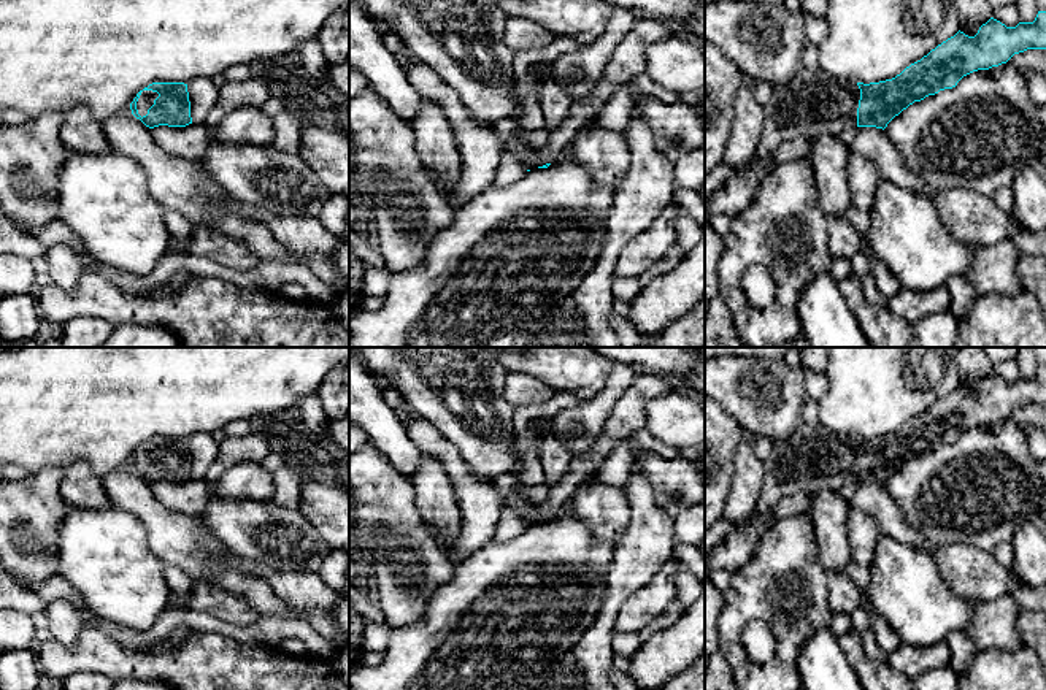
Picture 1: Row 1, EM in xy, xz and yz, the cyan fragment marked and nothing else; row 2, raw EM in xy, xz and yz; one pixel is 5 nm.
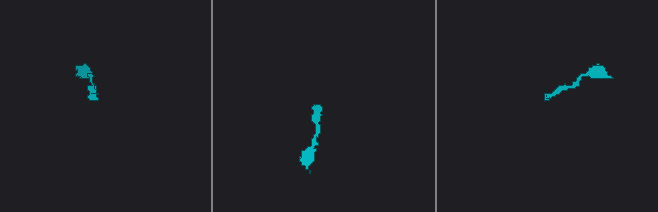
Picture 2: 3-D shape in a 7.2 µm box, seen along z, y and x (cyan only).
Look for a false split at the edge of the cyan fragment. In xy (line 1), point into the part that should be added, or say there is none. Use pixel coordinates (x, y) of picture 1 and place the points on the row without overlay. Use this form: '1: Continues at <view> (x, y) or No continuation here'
1: Continues at xy (146, 454)

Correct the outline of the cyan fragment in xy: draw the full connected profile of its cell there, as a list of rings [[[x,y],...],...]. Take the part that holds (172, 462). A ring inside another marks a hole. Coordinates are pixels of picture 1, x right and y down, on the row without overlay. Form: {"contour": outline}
{"contour": [[[152,438],[137,449],[130,465],[149,484],[192,479],[189,447],[184,438]]]}

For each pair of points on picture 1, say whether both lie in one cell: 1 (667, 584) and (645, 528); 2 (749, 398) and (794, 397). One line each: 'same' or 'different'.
1: different
2: same

